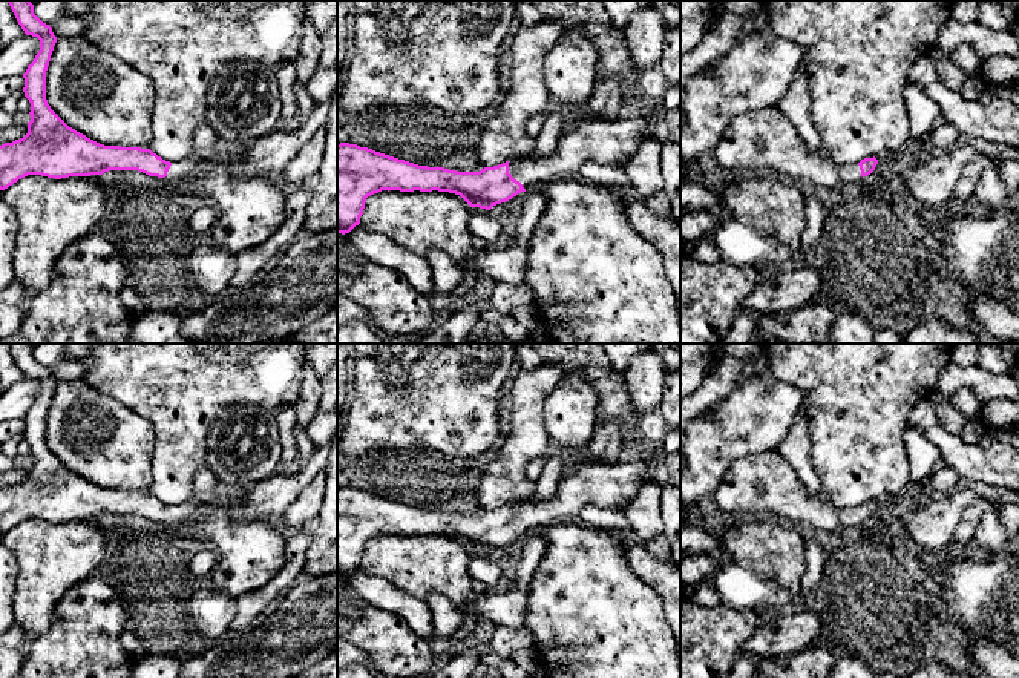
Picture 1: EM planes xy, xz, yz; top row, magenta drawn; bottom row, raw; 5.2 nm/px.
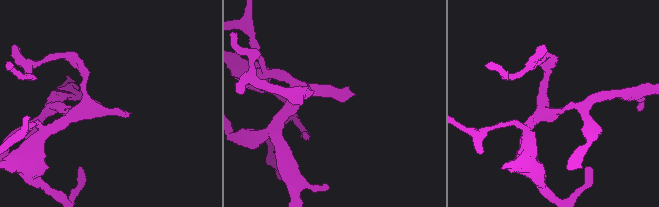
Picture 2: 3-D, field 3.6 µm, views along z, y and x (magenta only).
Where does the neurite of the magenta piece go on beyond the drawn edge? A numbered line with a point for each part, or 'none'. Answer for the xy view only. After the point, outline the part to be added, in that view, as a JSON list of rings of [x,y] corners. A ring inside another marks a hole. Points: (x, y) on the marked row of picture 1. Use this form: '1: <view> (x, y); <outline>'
1: xy (190, 166); [[[188,155],[184,160],[173,161],[165,178],[179,181],[182,178],[202,176],[208,173],[215,164],[218,164],[218,161]]]

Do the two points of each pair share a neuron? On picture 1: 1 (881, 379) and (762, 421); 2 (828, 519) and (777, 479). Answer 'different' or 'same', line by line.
1: different
2: same

